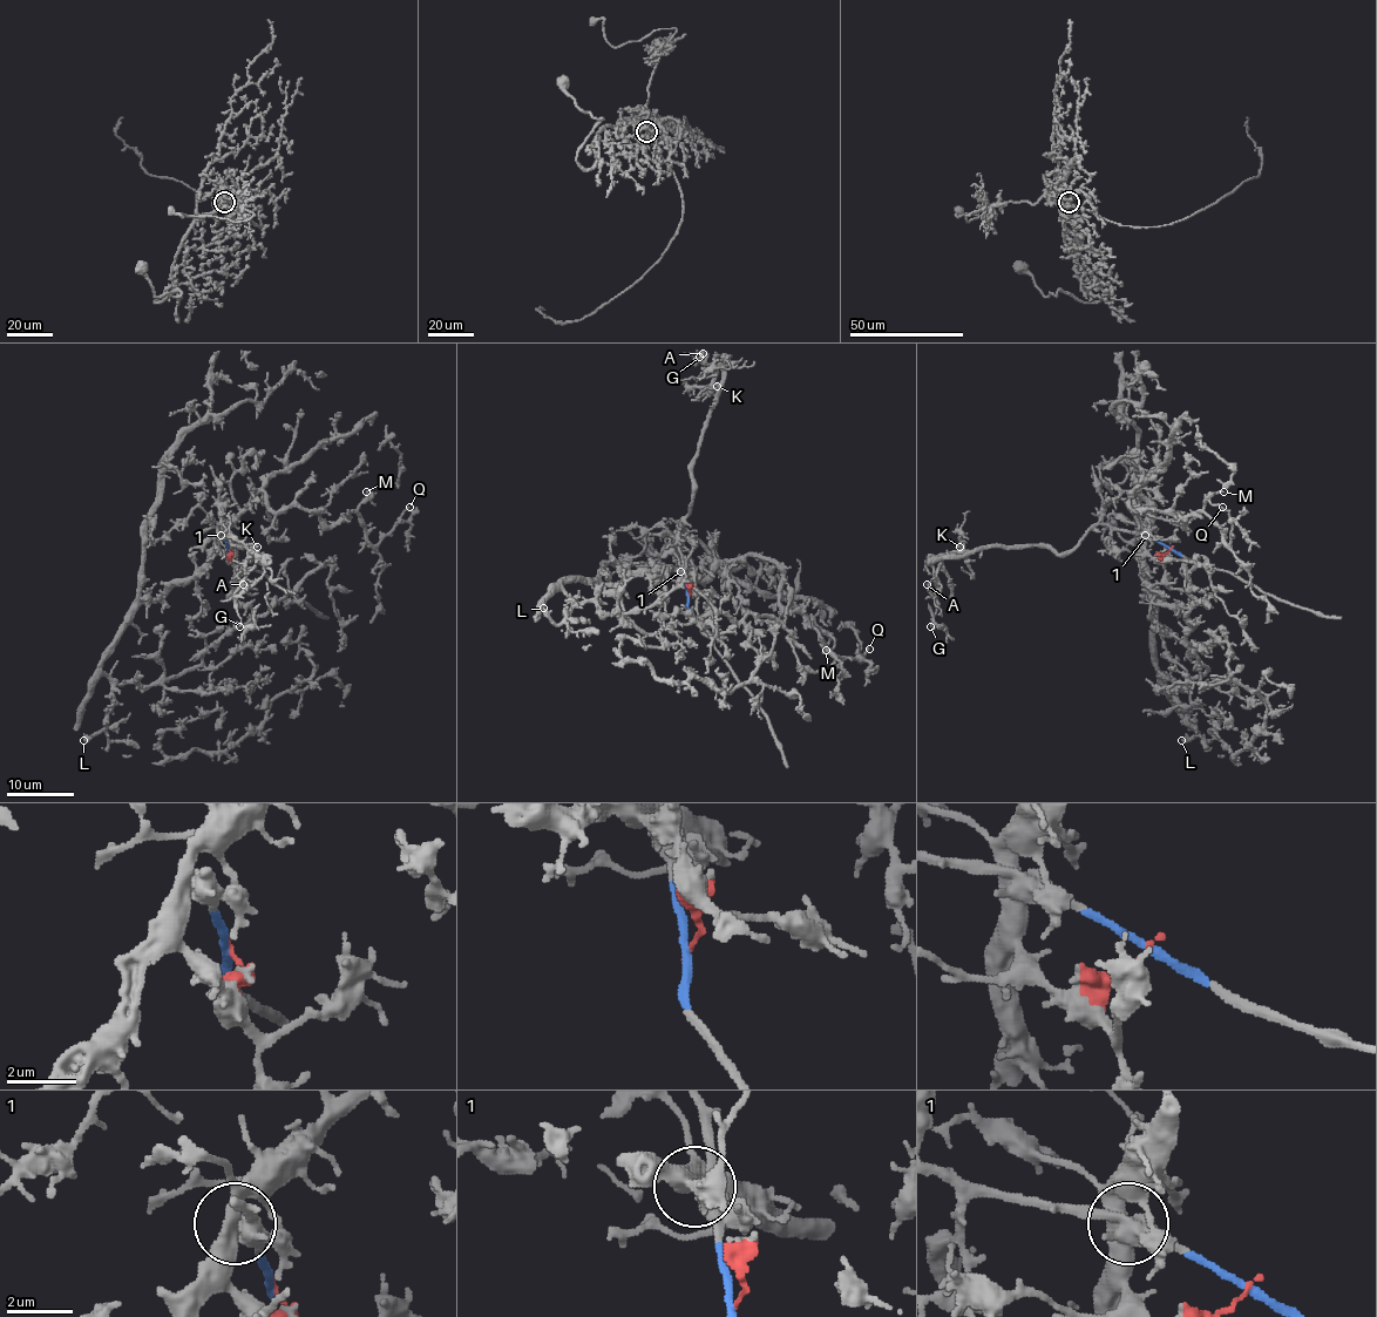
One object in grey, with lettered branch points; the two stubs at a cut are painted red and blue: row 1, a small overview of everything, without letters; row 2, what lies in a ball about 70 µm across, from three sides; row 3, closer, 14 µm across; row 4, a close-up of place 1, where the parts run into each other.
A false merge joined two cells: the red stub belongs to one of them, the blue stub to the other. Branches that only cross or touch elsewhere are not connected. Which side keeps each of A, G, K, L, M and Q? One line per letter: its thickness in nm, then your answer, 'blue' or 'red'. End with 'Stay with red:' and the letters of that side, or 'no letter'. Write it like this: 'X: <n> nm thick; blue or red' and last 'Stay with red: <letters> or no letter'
A: 150 nm thick; blue
G: 130 nm thick; blue
K: 110 nm thick; blue
L: 190 nm thick; red
M: 130 nm thick; red
Q: 120 nm thick; red
Stay with red: L, M, Q

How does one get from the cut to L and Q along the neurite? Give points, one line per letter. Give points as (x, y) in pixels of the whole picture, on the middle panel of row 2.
L: (689, 596), (690, 584), (675, 569), (636, 570), (619, 582), (562, 582), (571, 599), (558, 624), (543, 608)
Q: (689, 596), (682, 570), (704, 578), (724, 561), (771, 561), (780, 603), (827, 647), (853, 658), (869, 647)

